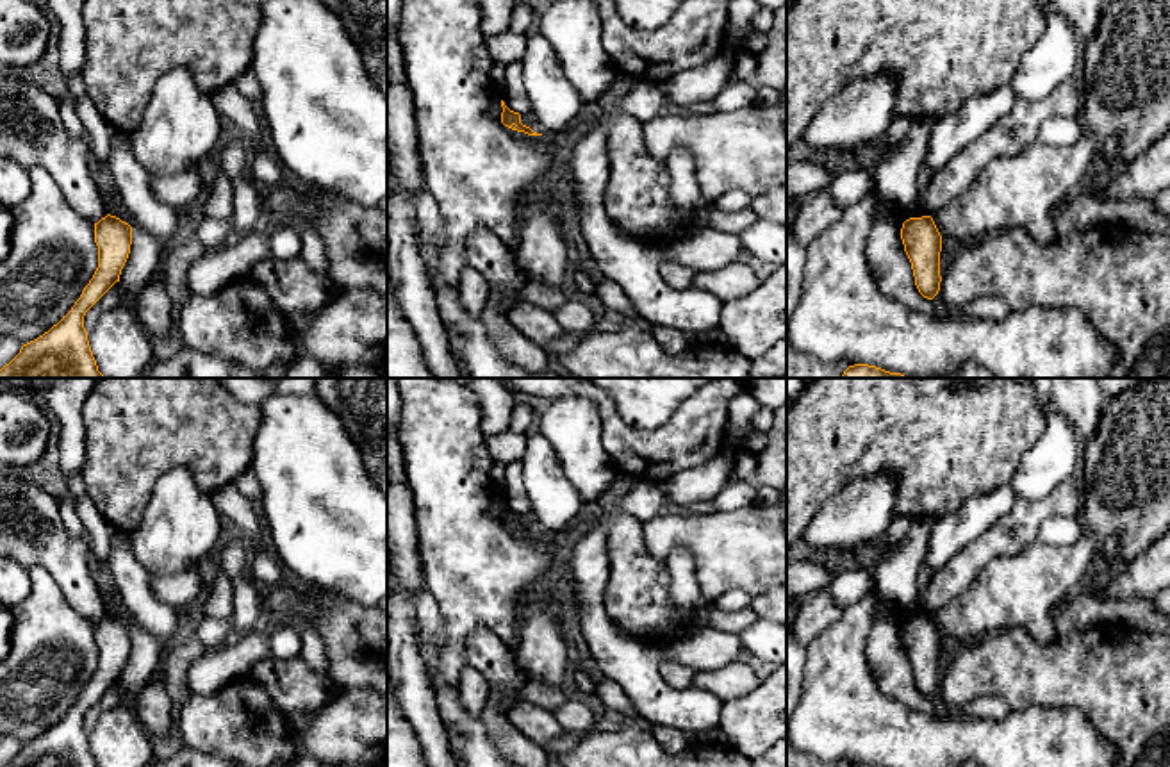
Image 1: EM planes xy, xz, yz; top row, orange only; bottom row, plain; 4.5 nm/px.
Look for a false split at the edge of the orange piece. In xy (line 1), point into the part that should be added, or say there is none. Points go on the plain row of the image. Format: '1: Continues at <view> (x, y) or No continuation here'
1: No continuation here

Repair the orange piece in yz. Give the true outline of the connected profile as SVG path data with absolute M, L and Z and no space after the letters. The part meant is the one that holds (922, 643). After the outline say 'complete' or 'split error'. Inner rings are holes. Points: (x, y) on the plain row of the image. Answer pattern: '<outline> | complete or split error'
M931 615L910 617L902 623L901 639L911 662L919 692L933 699L940 690L942 635Z | complete

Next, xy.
M107 614L95 623L98 667L71 710L48 731L21 746L4 767L98 767L93 756L86 712L116 683L128 658L132 626Z | complete

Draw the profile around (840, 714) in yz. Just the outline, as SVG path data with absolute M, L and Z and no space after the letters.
M876 581L854 605L842 610L836 623L822 630L808 647L801 696L787 726L790 747L812 755L822 762L869 763L876 767L960 767L965 760L979 767L1113 767L1116 751L1077 708L1049 708L1033 705L1026 710L1009 712L1001 721L972 719L960 713L927 717L902 706L885 696L872 678L865 646L872 630L876 608Z

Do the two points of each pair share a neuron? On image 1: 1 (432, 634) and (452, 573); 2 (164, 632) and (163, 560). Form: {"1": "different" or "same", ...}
{"1": "different", "2": "different"}

